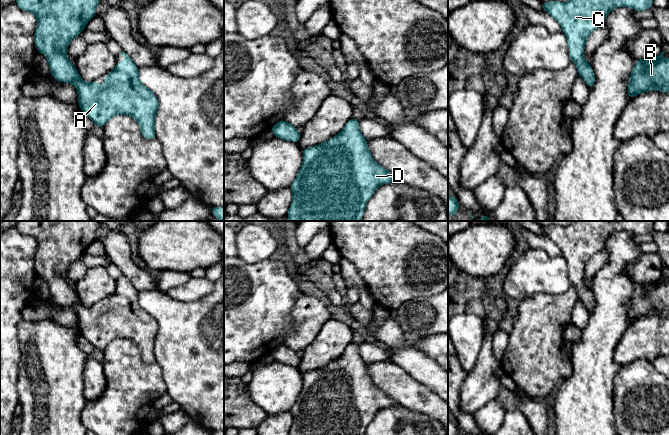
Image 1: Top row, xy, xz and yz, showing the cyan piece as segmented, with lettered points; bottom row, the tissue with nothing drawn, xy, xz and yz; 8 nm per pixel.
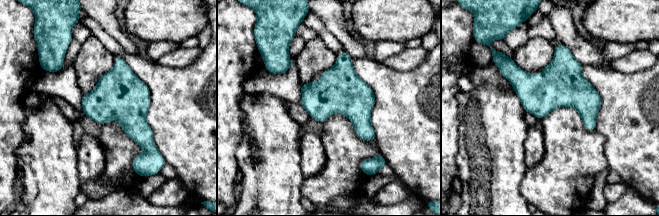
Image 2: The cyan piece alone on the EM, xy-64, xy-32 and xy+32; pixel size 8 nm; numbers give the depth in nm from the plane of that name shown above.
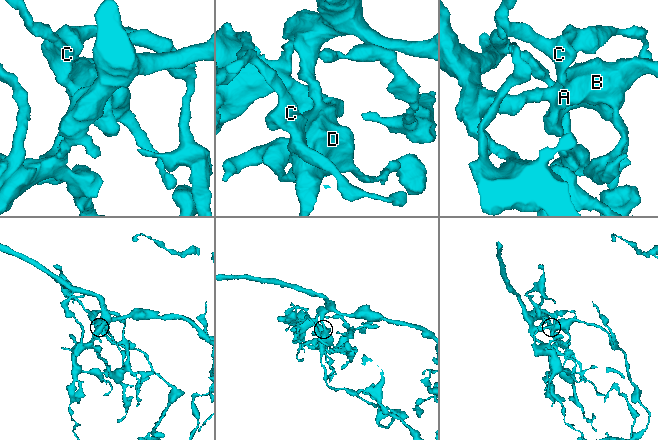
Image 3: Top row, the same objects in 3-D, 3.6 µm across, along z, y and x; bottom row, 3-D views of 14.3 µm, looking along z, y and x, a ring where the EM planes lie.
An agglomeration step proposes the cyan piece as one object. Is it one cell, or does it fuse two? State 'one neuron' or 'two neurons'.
one neuron

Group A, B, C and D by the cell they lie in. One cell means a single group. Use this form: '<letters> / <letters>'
A B C D

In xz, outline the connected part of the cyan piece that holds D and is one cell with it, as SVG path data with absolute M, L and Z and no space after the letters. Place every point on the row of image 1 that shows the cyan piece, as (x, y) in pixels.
M355 118L336 136L302 152L303 164L289 187L293 193L287 214L289 221L360 221L375 190L383 184L399 181L373 160Z

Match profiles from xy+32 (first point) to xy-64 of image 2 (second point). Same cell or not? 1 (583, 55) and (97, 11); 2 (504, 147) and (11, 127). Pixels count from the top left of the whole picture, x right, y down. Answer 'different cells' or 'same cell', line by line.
1: same cell
2: different cells

